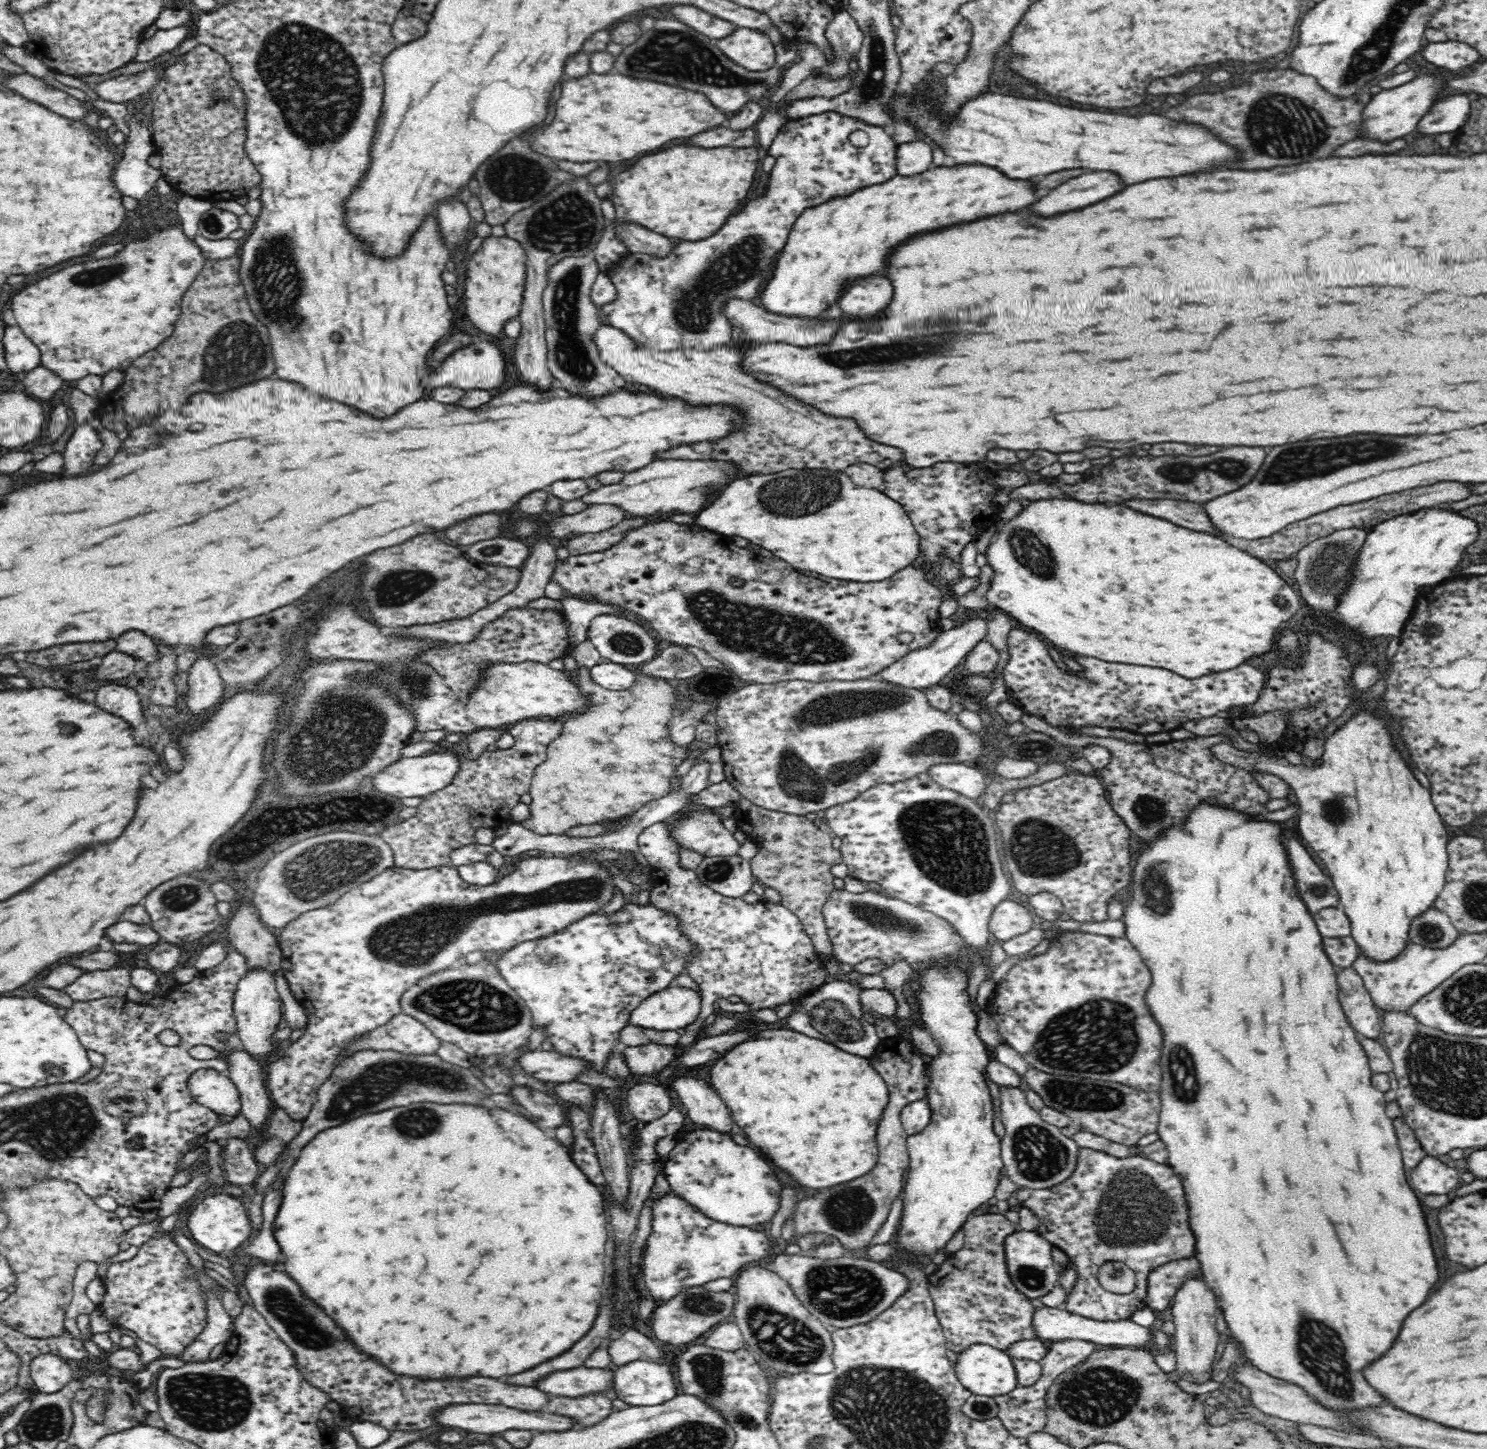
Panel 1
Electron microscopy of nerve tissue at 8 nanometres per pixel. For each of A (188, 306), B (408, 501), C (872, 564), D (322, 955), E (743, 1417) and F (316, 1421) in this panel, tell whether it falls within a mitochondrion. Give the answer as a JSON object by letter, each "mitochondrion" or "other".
{"A":"other","B":"other","C":"other","D":"other","E":"mitochondrion","F":"other"}

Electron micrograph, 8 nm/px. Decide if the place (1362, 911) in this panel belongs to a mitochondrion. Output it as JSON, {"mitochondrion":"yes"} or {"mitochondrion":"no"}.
{"mitochondrion":"no"}

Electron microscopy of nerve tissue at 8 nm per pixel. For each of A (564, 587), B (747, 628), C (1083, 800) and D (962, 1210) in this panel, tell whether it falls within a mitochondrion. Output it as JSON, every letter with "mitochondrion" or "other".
{"A":"other","B":"mitochondrion","C":"other","D":"other"}

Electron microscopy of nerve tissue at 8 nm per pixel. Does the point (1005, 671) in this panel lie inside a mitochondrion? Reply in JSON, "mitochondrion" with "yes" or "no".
{"mitochondrion":"no"}

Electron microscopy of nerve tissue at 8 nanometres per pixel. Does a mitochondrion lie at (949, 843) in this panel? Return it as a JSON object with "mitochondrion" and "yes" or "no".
{"mitochondrion":"yes"}

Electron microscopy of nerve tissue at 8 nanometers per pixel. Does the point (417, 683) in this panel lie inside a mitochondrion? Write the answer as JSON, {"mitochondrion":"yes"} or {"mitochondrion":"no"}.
{"mitochondrion":"yes"}

